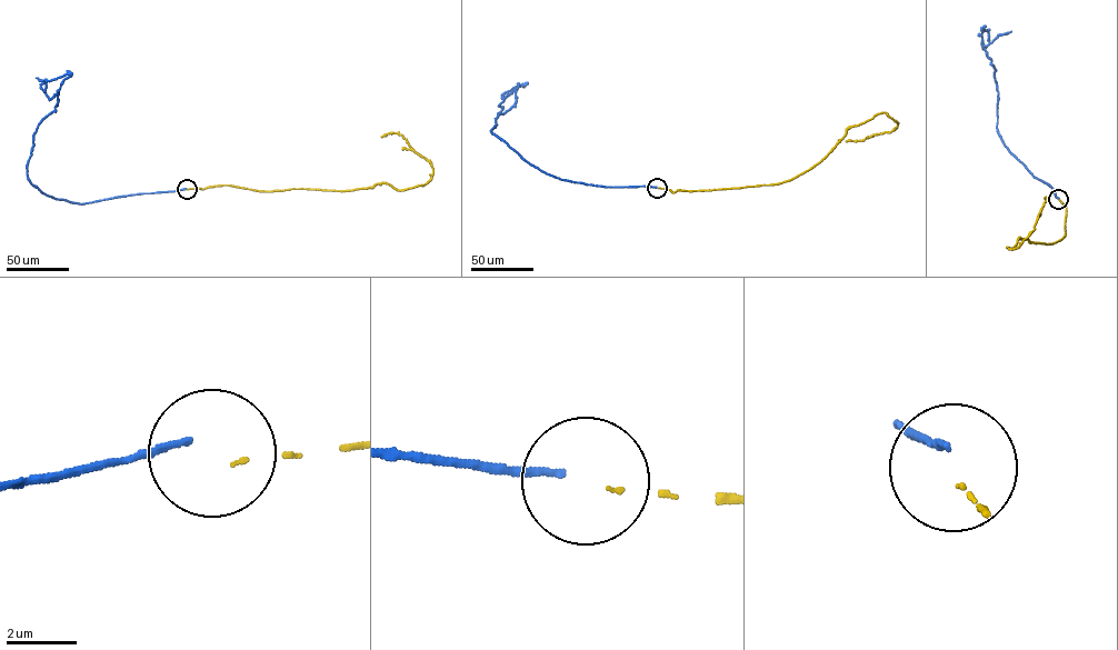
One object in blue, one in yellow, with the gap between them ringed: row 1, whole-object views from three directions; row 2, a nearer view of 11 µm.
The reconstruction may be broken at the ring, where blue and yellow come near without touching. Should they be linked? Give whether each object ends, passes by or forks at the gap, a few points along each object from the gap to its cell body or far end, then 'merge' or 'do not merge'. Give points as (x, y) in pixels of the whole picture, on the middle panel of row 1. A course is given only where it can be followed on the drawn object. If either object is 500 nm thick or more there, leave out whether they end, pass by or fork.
blue ends there; yellow ends there; blue runs (657, 188), (588, 184), (542, 171), (490, 130), (498, 116), (513, 106), (518, 86), (527, 83), (501, 98); yellow runs (658, 188), (672, 192), (780, 183), (821, 161), (849, 127), (885, 112), (898, 122), (889, 132), (846, 141); do not merge

